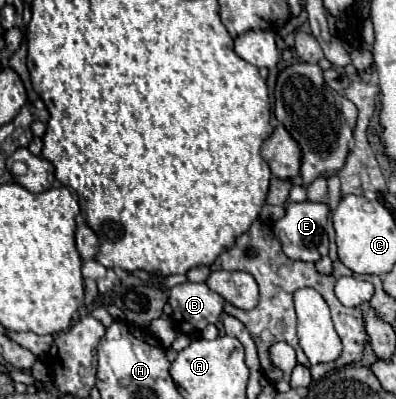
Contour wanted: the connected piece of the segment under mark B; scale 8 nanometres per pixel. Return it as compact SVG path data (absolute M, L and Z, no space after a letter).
M181 283L169 291L169 305L173 309L171 321L177 331L193 333L215 323L225 301L211 291L207 283Z

